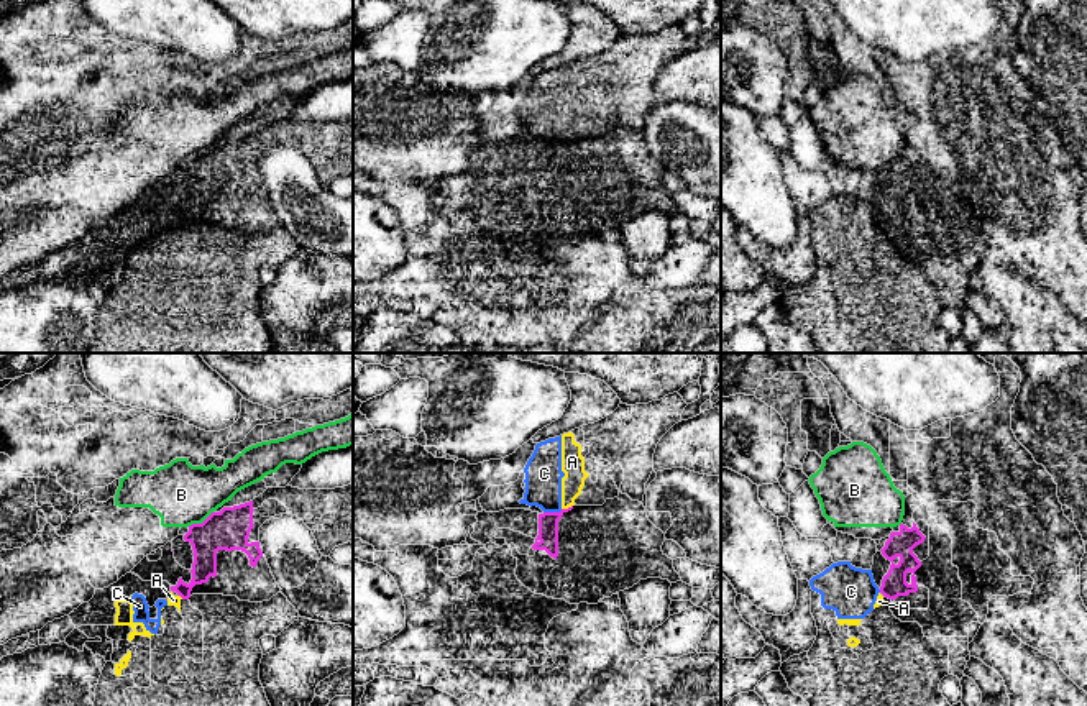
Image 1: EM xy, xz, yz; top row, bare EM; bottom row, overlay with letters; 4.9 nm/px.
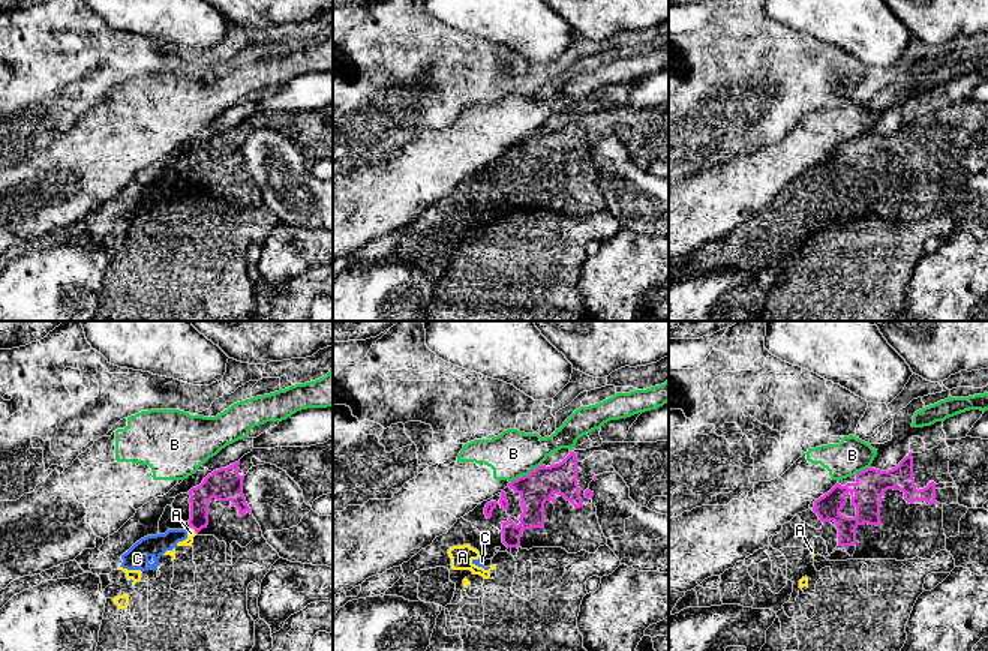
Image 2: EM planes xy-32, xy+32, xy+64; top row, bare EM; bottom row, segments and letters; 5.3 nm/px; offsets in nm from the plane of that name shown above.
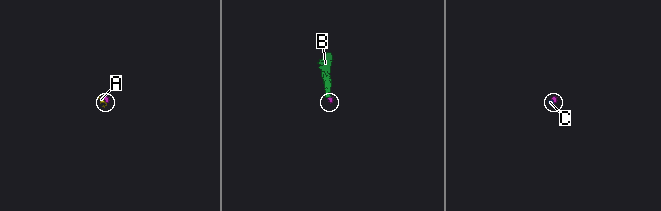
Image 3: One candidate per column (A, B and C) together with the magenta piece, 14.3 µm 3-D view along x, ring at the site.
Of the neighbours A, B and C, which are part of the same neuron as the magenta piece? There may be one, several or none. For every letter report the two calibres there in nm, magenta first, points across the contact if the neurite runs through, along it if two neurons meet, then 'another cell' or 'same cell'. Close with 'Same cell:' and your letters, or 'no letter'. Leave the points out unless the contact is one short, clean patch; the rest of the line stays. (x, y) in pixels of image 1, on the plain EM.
A: 100/110 nm | along xz (572, 137), (562, 142) | another cell
B: 200/300 nm | along xy (212, 143), (201, 155), (188, 158) | another cell
C: 100/180 nm | along xz (562, 142), (544, 145) | another cell
Same cell: no letter

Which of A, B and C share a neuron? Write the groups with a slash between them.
A C / B

